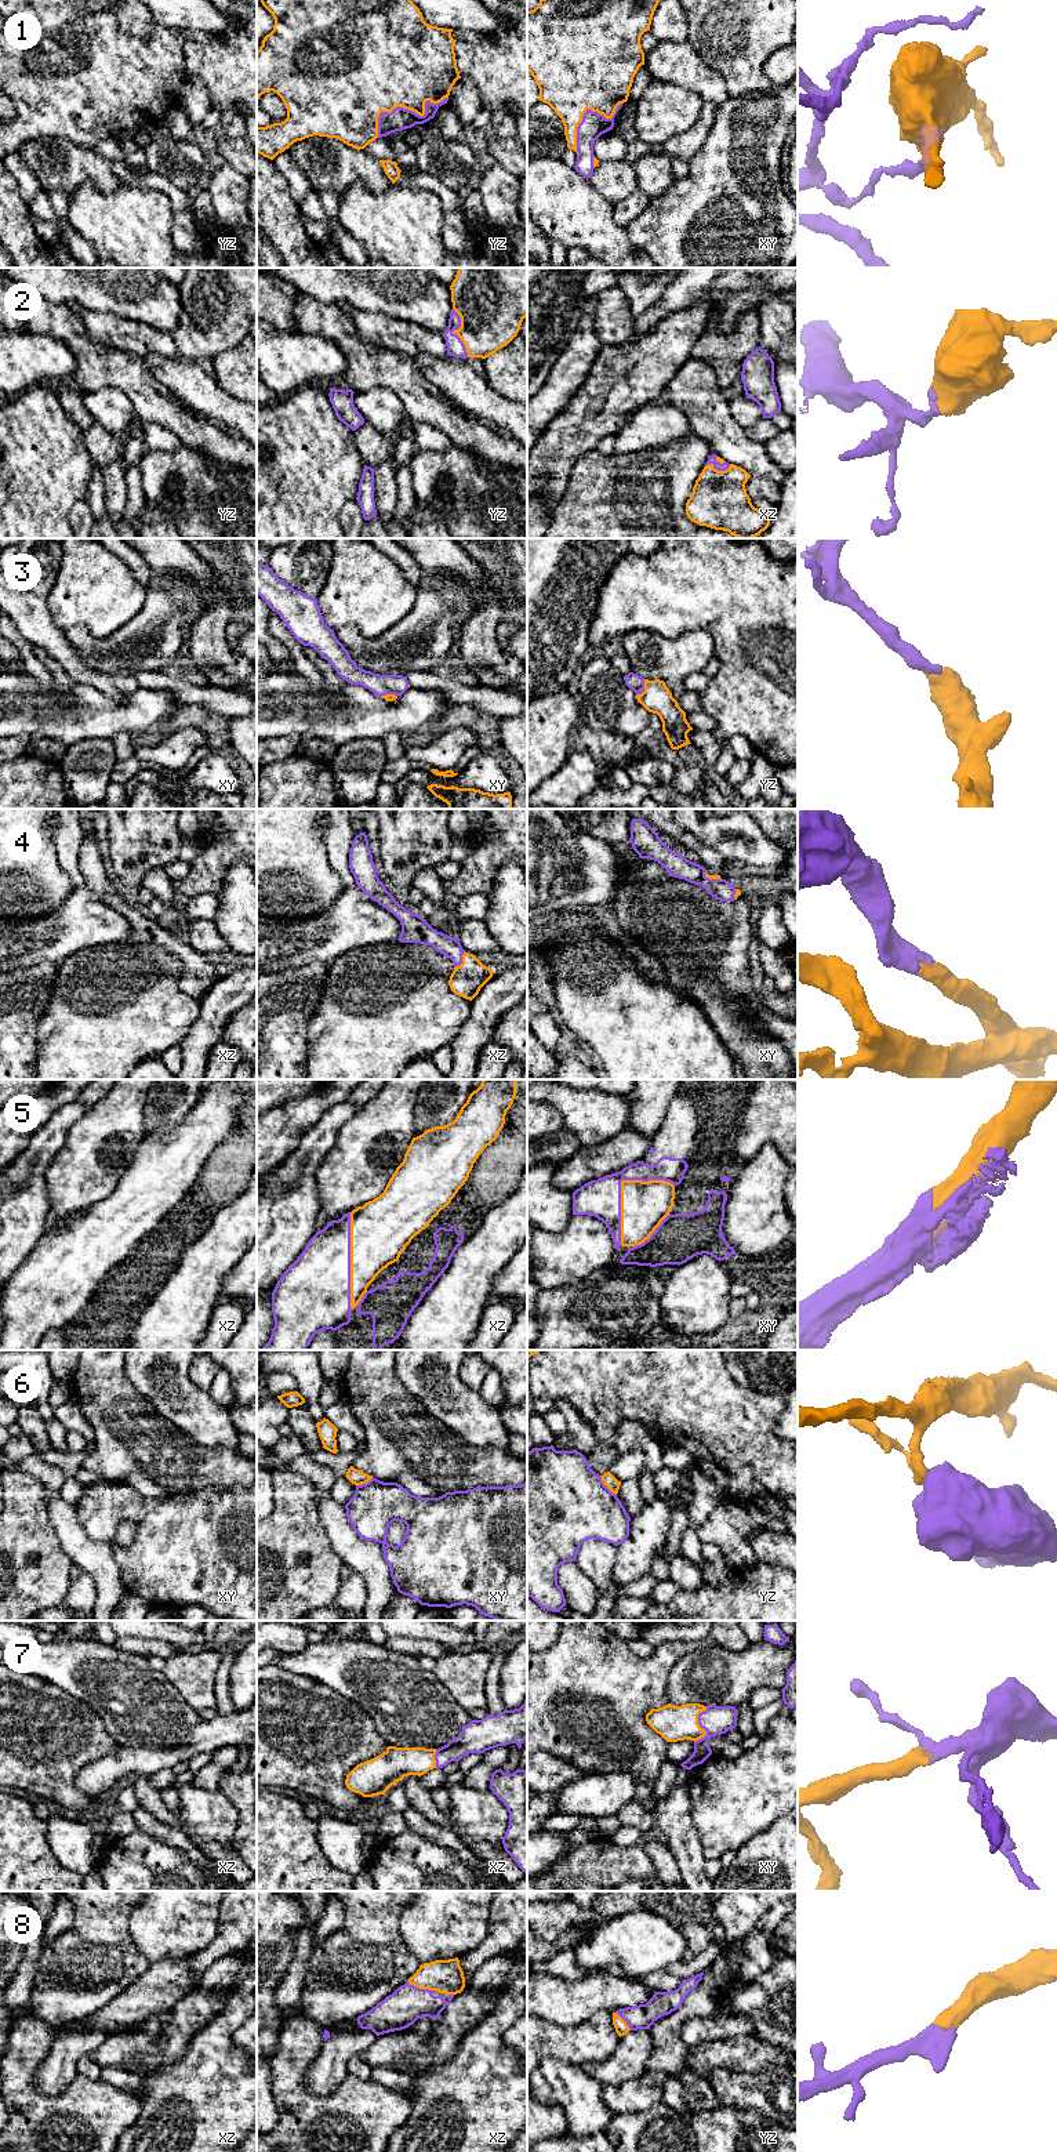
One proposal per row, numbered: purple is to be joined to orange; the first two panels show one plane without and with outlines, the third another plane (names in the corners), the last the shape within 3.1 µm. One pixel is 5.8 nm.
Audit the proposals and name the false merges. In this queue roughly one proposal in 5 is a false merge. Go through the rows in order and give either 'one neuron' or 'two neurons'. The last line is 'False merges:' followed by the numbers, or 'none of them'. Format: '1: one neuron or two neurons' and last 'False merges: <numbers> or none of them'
1: two neurons
2: one neuron
3: one neuron
4: one neuron
5: one neuron
6: two neurons
7: one neuron
8: one neuron
False merges: 1, 6

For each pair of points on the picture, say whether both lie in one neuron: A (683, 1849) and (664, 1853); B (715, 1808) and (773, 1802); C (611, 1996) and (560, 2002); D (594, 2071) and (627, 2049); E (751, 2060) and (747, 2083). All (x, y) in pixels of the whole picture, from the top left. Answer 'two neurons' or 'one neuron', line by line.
A: two neurons
B: one neuron
C: one neuron
D: one neuron
E: two neurons

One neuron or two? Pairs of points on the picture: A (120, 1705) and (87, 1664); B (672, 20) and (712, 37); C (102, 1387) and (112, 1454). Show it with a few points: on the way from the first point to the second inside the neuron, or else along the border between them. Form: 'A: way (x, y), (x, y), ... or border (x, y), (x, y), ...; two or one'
A: way (119, 1695), (97, 1673); one
B: border (685, 14), (687, 40); two
C: way (102, 1404), (98, 1418), (111, 1437); one

